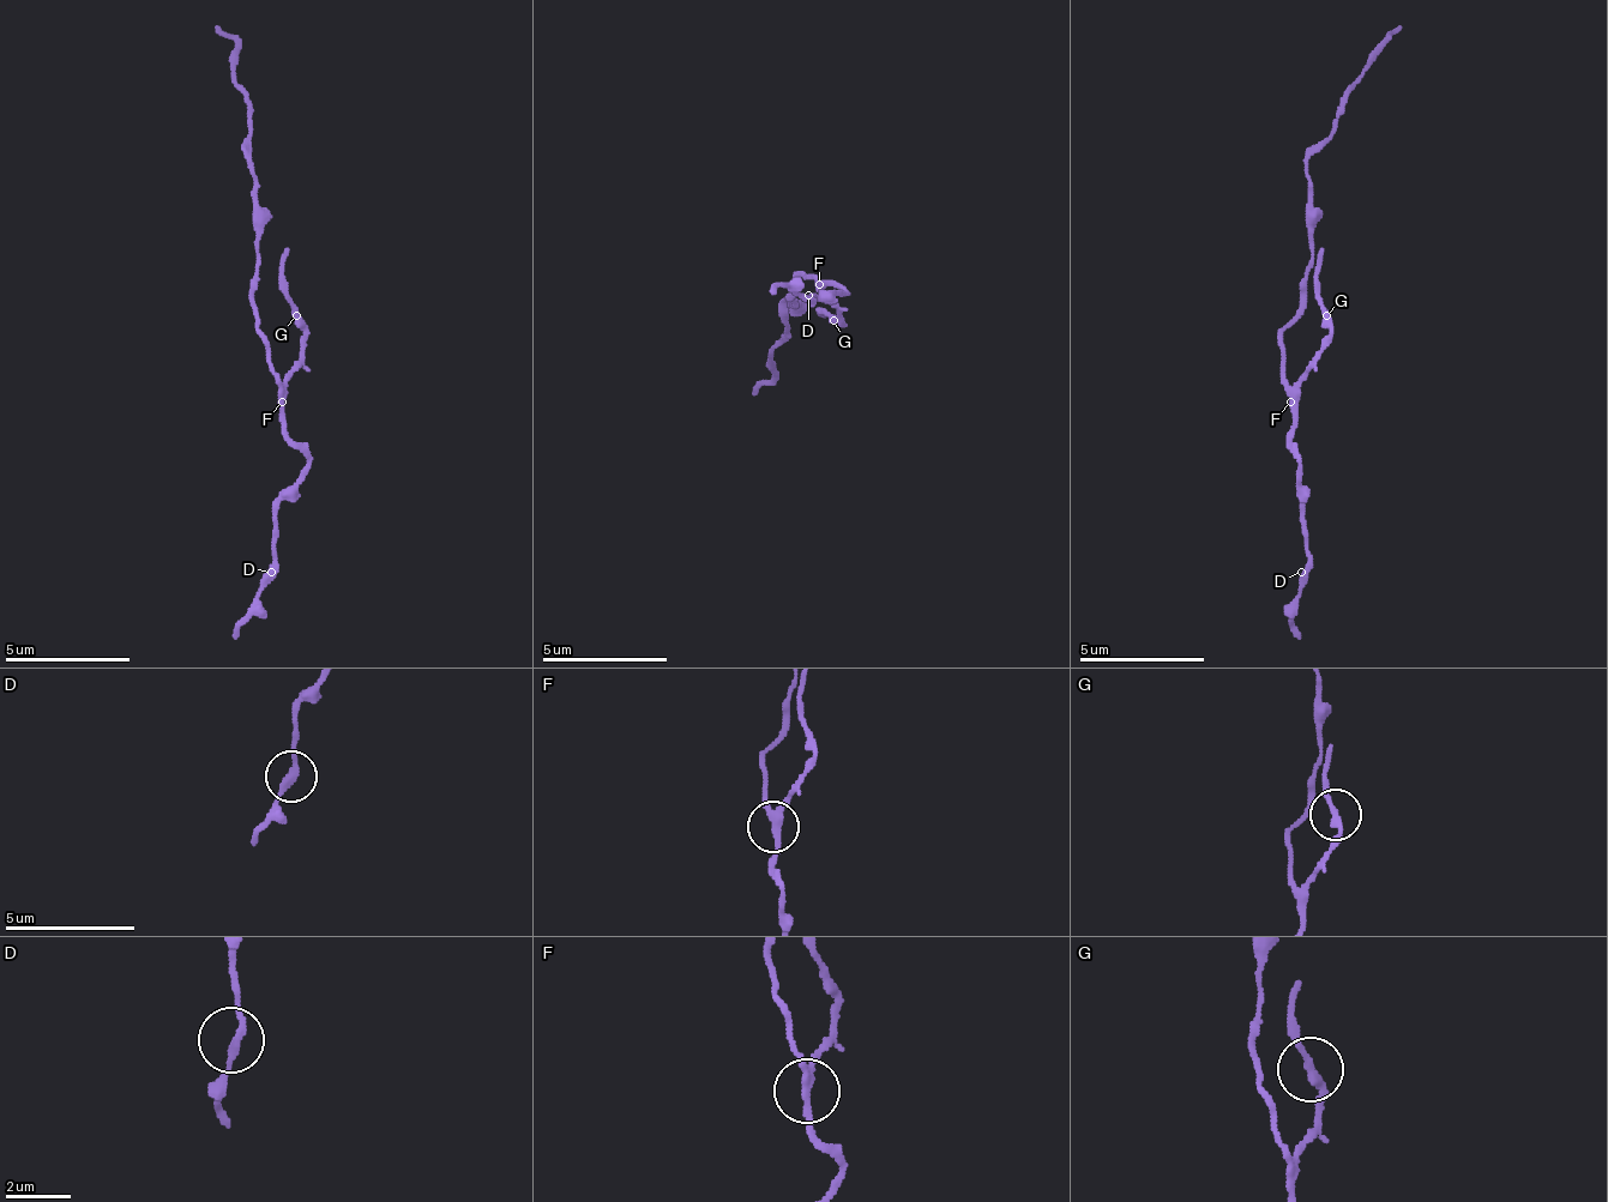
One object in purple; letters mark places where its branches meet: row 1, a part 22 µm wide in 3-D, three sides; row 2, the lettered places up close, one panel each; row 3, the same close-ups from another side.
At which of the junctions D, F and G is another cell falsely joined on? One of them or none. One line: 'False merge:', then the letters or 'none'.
False merge: F

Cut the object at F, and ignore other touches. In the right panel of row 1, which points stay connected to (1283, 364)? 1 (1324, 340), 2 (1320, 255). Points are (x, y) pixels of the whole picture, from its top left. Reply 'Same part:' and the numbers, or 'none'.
Same part: none

